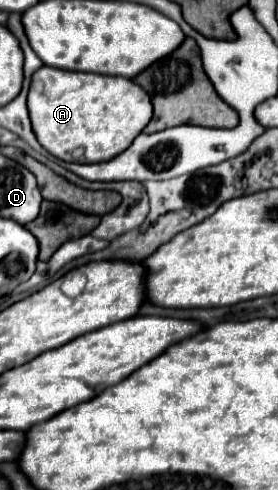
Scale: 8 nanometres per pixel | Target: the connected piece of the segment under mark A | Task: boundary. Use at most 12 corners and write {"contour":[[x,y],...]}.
{"contour":[[33,73],[37,141],[71,163],[123,153],[153,115],[125,77]]}

